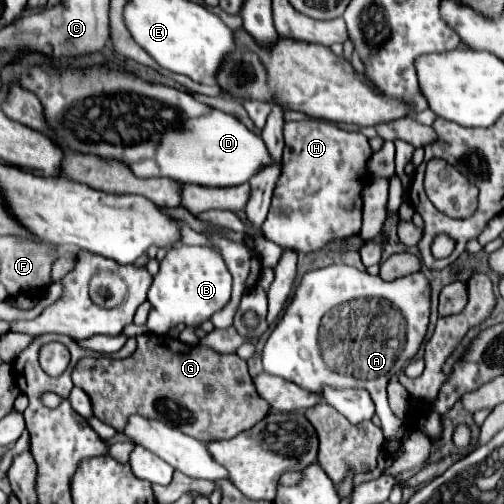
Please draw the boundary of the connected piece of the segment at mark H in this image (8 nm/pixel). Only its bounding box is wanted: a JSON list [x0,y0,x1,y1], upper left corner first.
[261,120,372,252]

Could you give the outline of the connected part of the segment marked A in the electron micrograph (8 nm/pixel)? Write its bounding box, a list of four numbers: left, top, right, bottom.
[264,264,430,440]

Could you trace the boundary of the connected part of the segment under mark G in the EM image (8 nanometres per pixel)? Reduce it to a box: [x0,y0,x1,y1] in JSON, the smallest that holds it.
[72,334,268,444]

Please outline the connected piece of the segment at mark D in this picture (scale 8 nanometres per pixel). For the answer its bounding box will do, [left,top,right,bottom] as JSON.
[22,68,274,188]

